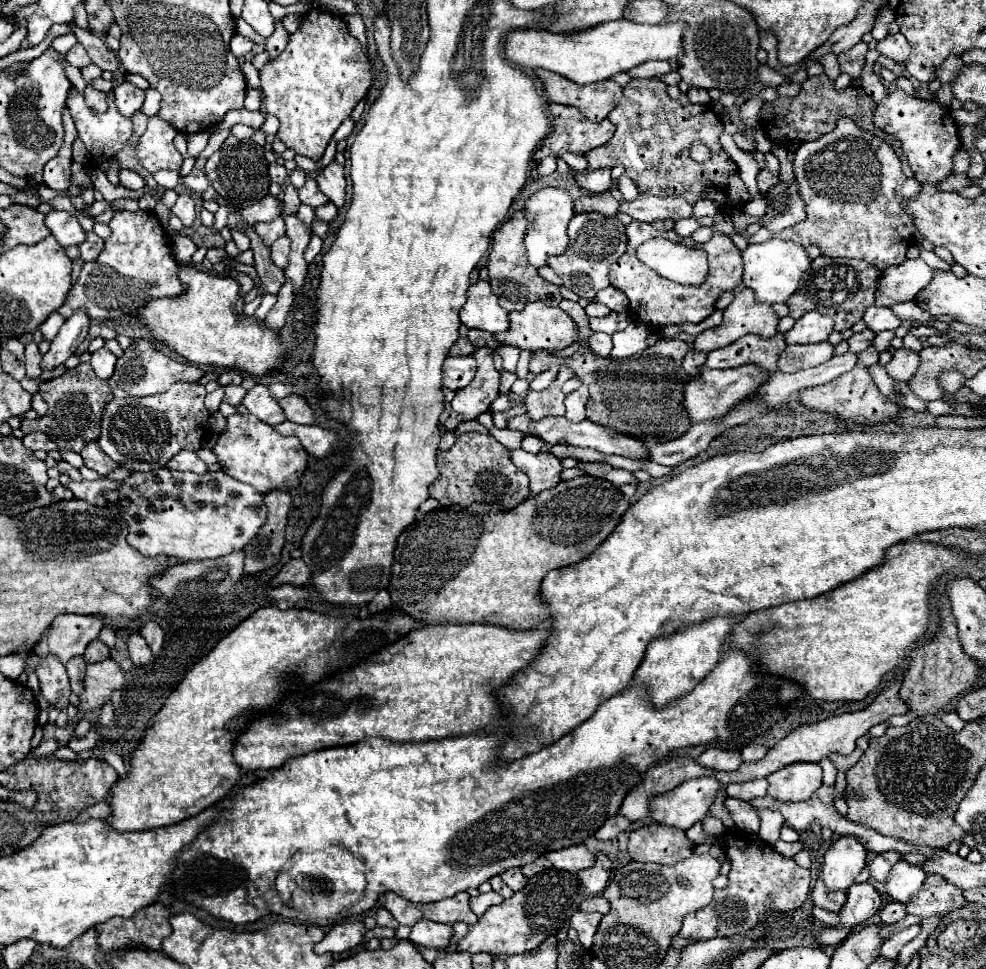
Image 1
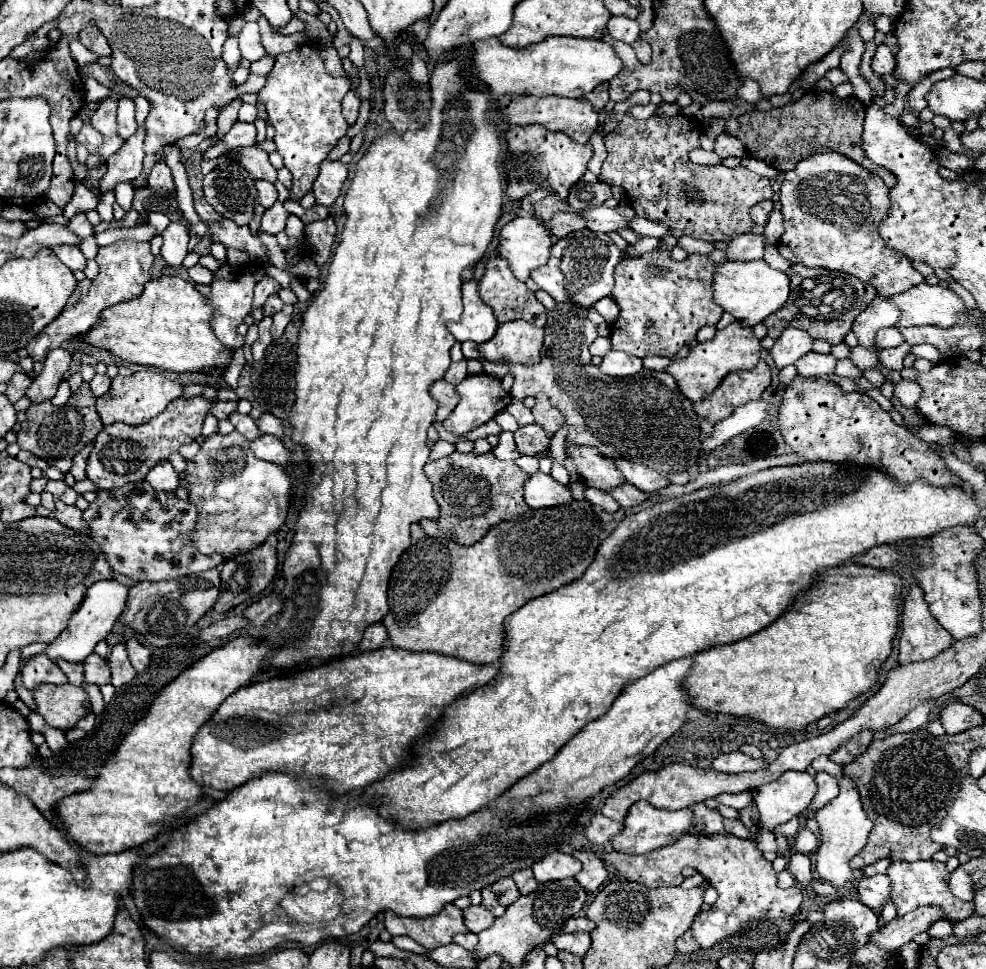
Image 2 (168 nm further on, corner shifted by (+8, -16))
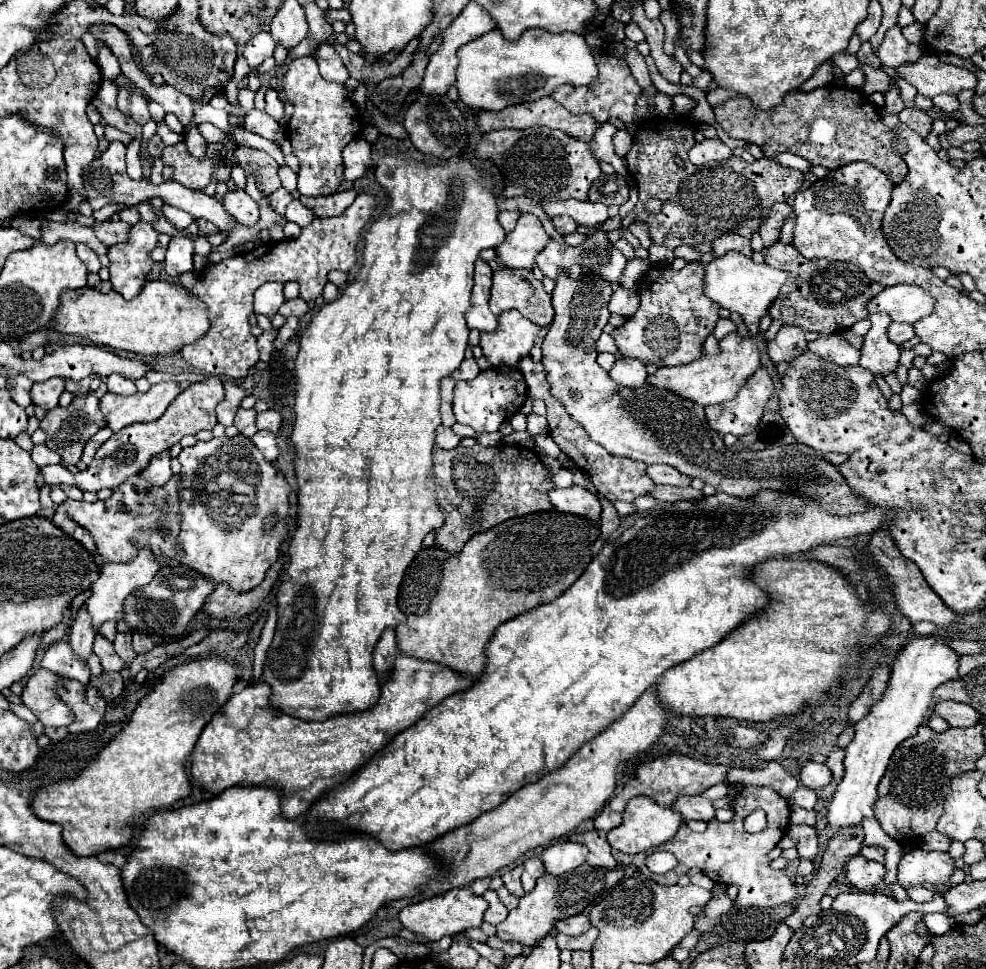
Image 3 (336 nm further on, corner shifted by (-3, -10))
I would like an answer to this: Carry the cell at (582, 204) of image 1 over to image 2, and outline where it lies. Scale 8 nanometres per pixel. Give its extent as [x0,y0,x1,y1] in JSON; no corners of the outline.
[550,212,584,238]

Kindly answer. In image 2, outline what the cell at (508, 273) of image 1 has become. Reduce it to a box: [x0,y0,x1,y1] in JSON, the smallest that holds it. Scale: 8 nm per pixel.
[478,258,546,326]

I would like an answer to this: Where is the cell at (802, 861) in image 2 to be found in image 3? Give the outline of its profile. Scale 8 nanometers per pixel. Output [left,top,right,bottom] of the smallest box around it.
[787,826,819,860]

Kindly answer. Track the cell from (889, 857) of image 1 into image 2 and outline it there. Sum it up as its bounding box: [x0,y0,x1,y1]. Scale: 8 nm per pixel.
[862,858,890,876]

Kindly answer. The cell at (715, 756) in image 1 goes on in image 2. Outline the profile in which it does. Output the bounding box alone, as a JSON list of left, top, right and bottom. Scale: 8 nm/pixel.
[712,752,768,774]

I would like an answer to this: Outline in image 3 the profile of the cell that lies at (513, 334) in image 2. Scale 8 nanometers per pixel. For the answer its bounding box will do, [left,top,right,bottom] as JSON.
[481,310,541,368]

